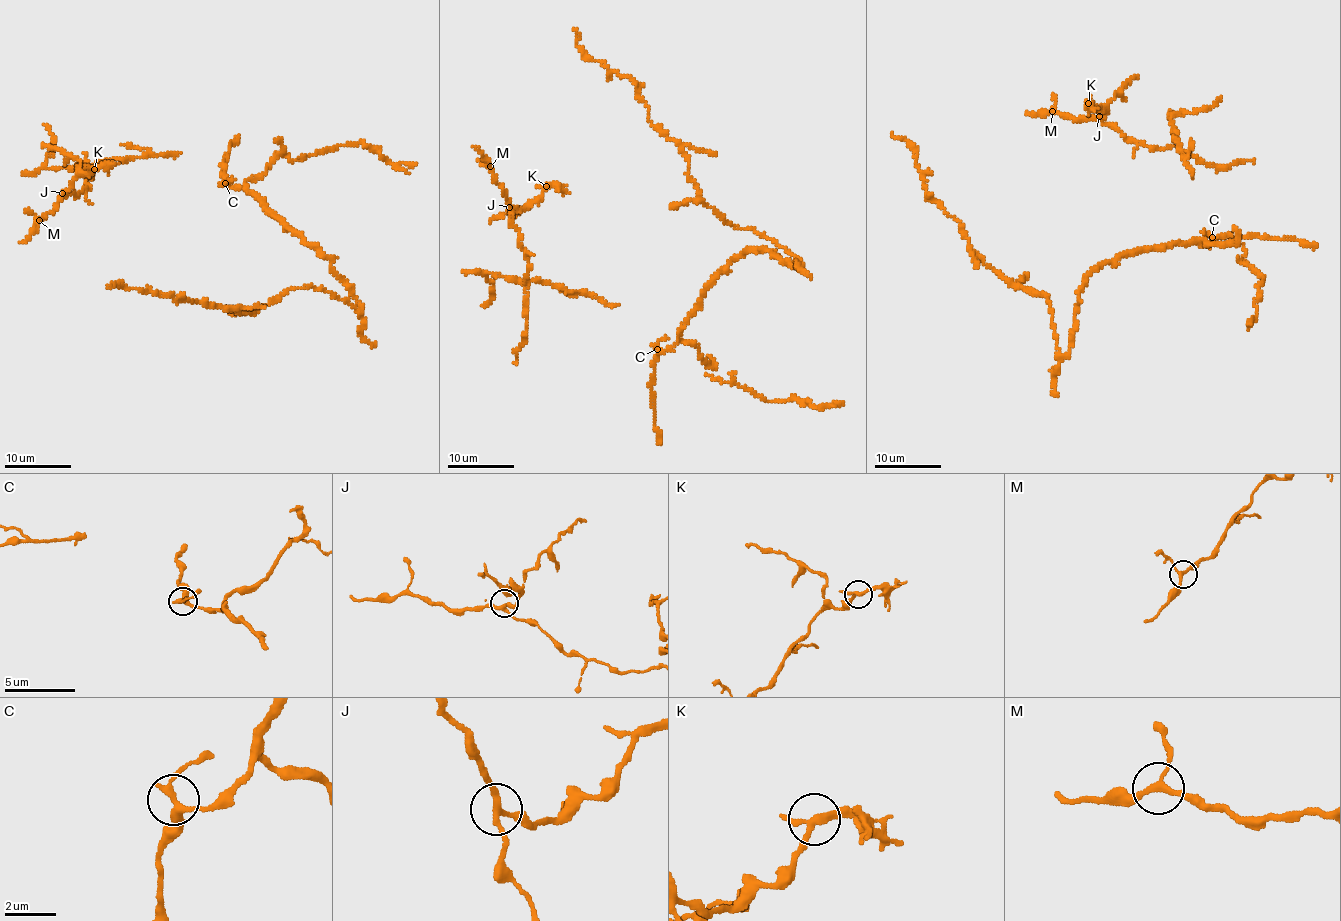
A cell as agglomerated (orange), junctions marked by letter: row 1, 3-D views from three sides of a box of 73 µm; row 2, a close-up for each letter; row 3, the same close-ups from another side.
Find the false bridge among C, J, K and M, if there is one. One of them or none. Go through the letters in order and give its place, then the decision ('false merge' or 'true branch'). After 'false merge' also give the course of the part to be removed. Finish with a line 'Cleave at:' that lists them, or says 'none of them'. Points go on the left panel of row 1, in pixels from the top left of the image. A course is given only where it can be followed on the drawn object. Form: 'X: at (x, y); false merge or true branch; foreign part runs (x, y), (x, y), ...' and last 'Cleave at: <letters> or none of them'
C: at (225, 183); true branch
J: at (62, 193); true branch
K: at (94, 169); false merge; foreign part runs (94, 168), (118, 162)
M: at (39, 220); true branch
Cleave at: K

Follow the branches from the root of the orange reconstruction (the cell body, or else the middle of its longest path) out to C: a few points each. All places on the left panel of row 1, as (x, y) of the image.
C: (292, 230), (267, 209), (264, 200), (254, 191), (225, 183)

